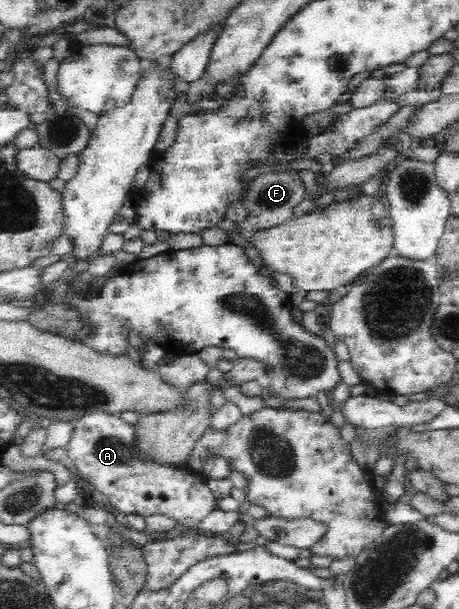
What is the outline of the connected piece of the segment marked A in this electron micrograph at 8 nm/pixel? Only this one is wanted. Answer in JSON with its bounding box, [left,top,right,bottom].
[65,408,218,527]

